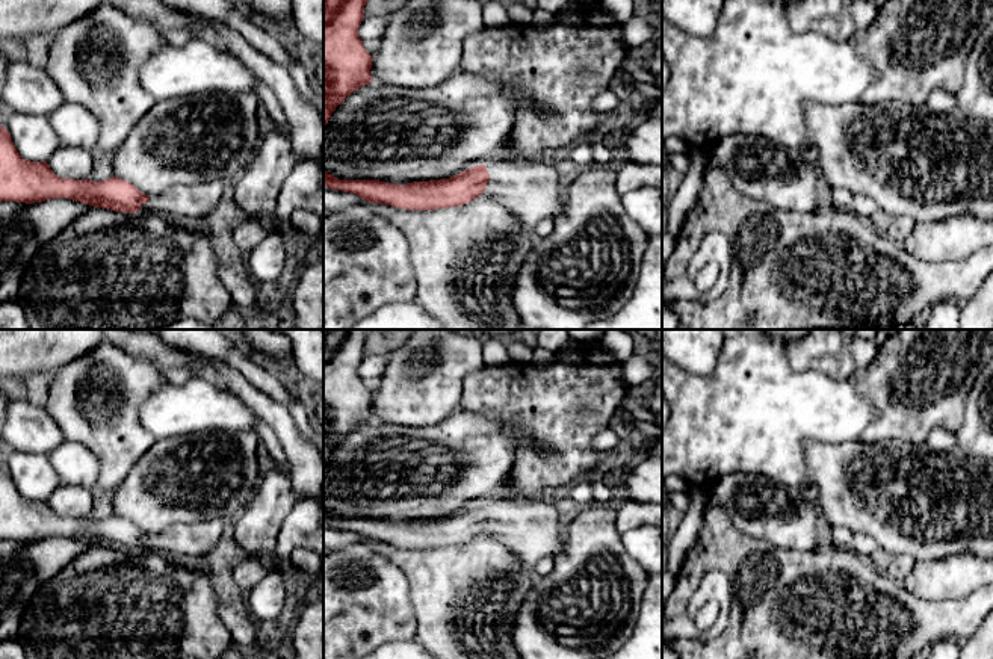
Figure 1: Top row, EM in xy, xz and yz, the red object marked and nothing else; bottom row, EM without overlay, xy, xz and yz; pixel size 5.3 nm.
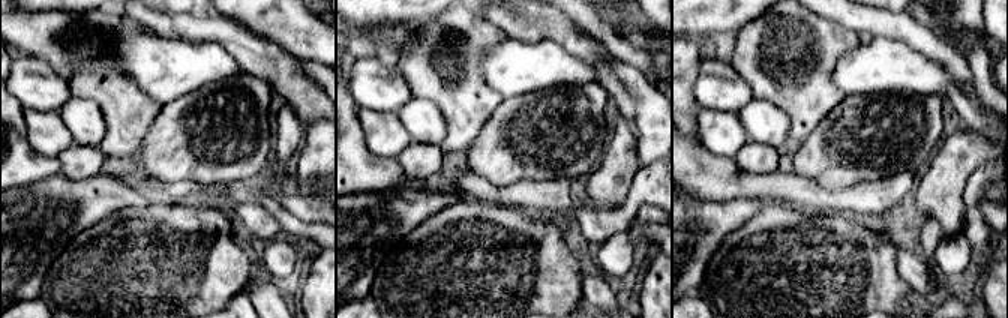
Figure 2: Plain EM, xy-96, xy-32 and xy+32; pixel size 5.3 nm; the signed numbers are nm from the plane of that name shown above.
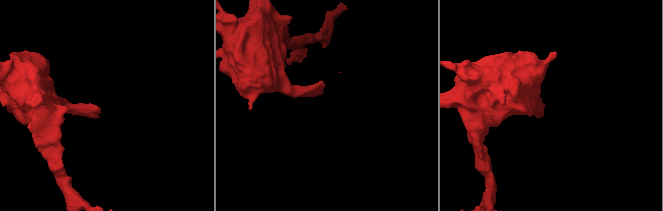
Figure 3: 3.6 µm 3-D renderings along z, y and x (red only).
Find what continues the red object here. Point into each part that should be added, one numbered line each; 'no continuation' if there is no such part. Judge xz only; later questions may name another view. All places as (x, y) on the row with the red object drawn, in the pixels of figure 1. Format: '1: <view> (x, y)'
1: xz (531, 191)

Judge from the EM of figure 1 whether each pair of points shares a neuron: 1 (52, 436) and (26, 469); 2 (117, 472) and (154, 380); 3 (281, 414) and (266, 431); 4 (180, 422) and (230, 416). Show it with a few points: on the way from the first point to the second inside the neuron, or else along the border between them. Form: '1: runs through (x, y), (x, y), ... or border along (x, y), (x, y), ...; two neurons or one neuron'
1: border along (15, 451), (47, 455); two neurons
2: runs through (117, 448), (117, 413), (130, 399); one neuron
3: border along (260, 417), (280, 440), (286, 458); two neurons
4: runs through (192, 416), (218, 416); one neuron

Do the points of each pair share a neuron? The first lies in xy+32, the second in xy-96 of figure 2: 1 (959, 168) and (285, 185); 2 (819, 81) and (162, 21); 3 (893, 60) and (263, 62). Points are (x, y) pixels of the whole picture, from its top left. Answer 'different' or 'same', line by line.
1: same
2: different
3: different

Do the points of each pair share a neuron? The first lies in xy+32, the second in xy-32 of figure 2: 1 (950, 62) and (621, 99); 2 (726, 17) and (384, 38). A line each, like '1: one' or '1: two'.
1: two
2: two

